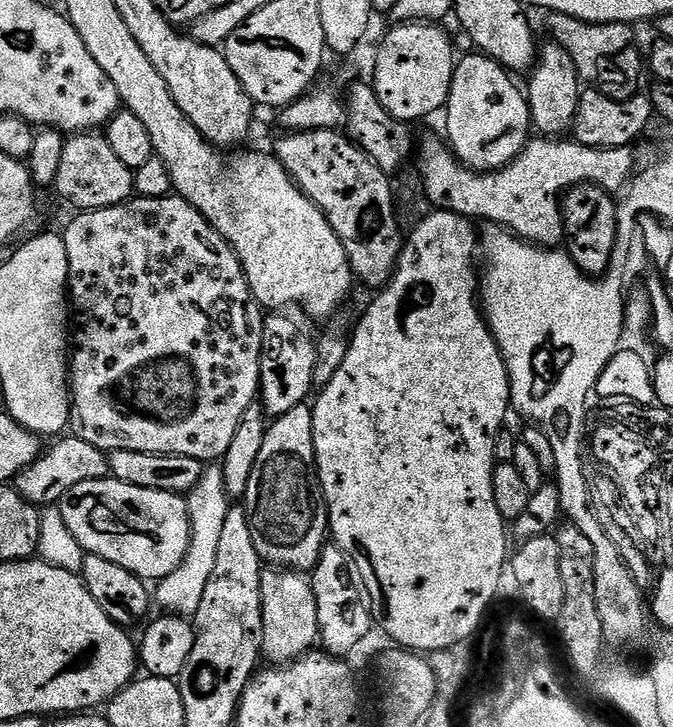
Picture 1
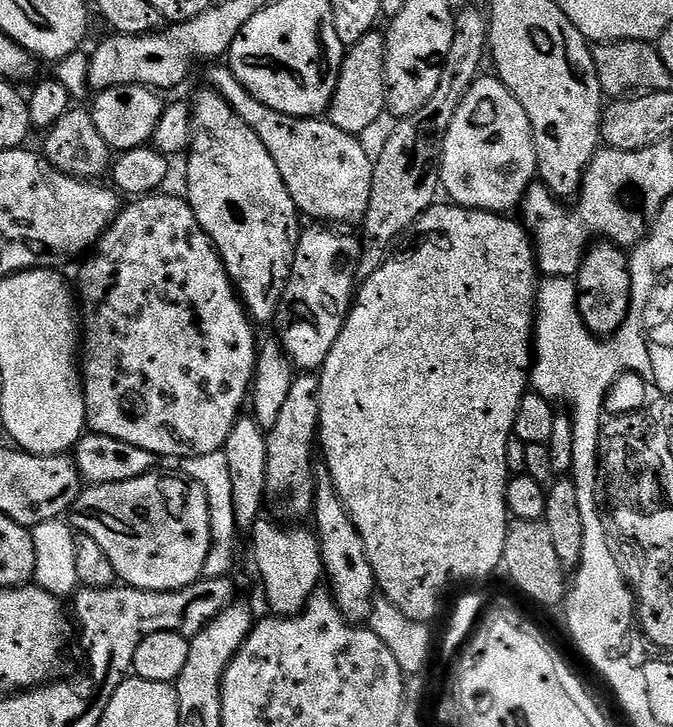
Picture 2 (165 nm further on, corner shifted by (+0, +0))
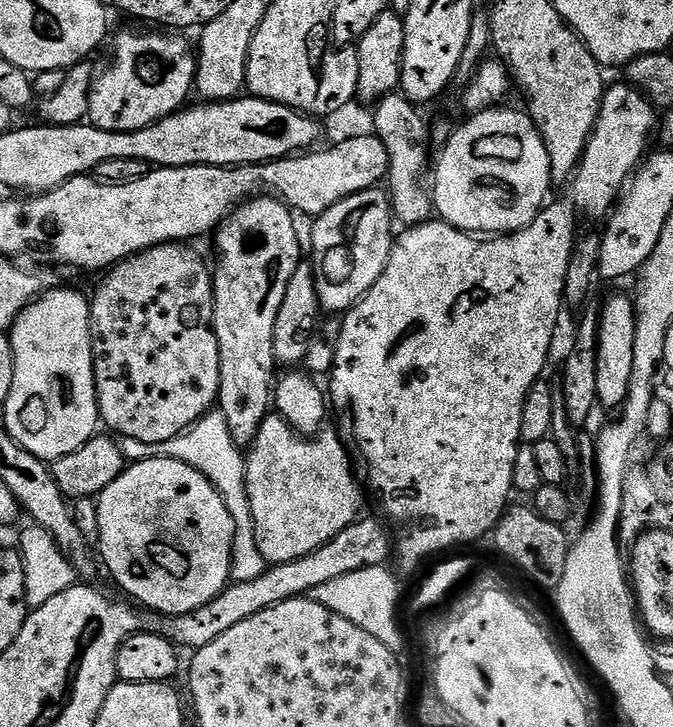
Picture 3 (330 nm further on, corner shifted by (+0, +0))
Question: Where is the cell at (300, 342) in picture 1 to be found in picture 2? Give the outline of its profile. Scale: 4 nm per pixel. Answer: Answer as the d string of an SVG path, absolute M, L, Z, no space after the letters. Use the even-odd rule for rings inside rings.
M312 226L309 232L308 229L301 231L292 263L292 273L280 300L280 308L276 312L275 339L283 346L284 355L293 369L304 374L315 373L324 367L334 342L338 342L338 334L344 329L344 320L354 303L354 293L358 288L356 267L360 264L360 241L355 235L343 236L340 232L343 231L329 230L324 226Z

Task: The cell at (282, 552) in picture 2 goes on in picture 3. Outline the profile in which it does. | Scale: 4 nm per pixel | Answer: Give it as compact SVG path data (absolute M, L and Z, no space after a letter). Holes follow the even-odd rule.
M270 414L247 449L244 461L246 494L250 498L250 514L254 514L256 545L269 565L294 562L318 550L333 540L343 528L361 519L360 507L364 504L365 489L362 484L360 489L352 473L352 460L348 457L349 449L345 441L337 436L331 430L325 430L315 438L305 438L298 435L281 416Z

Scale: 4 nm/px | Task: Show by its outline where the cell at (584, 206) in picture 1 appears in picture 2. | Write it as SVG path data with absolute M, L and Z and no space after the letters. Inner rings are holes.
M611 242L593 243L574 279L581 324L585 324L597 338L616 335L616 331L626 322L630 310L632 265L629 253Z

